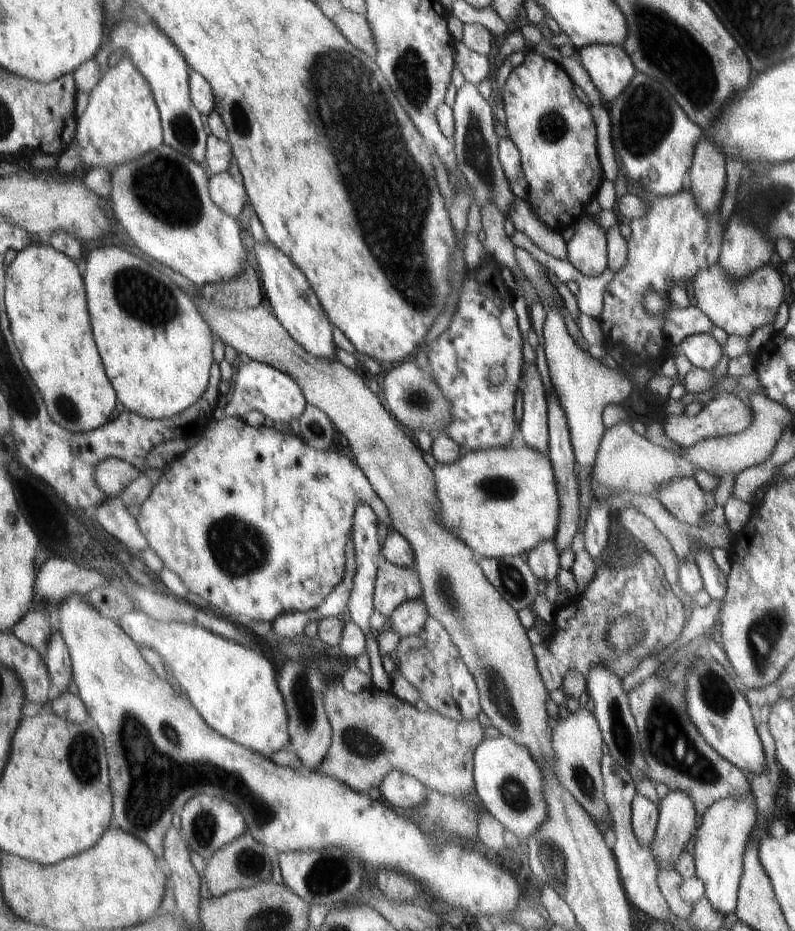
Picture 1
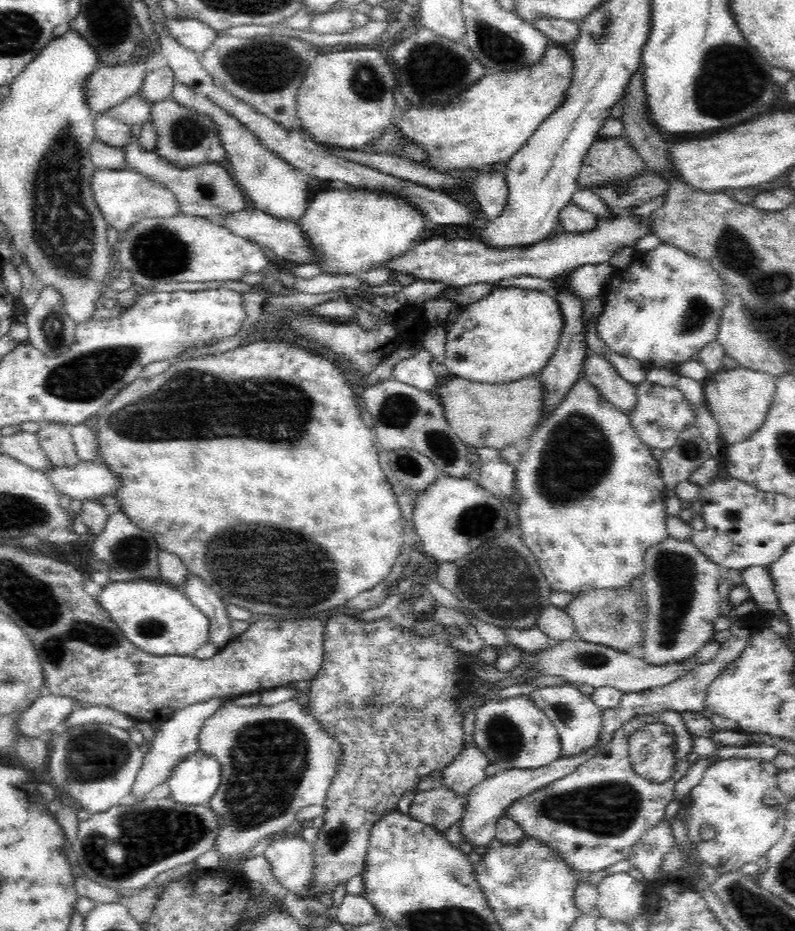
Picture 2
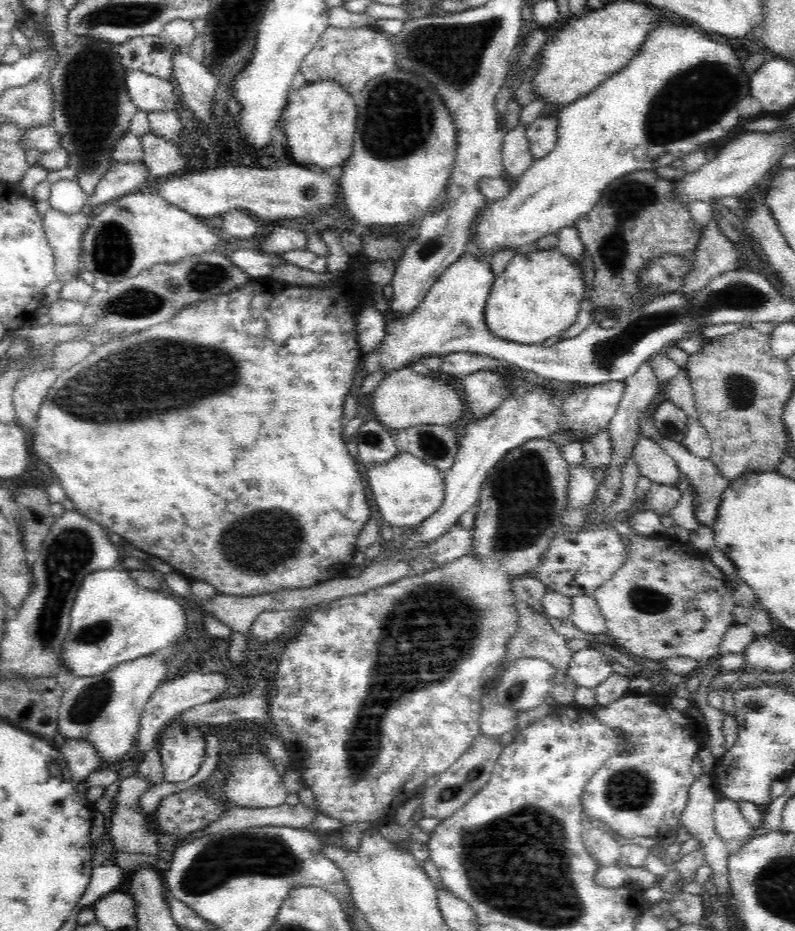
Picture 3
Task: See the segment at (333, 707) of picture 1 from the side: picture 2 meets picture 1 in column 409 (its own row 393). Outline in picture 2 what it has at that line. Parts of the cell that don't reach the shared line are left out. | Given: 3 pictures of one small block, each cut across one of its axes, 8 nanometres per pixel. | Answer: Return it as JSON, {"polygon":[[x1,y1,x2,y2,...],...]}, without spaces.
{"polygon":[[739,366,715,372,702,383,705,402,719,426,722,441,724,444,736,444,748,440,748,436,764,424,774,398,777,378]]}

